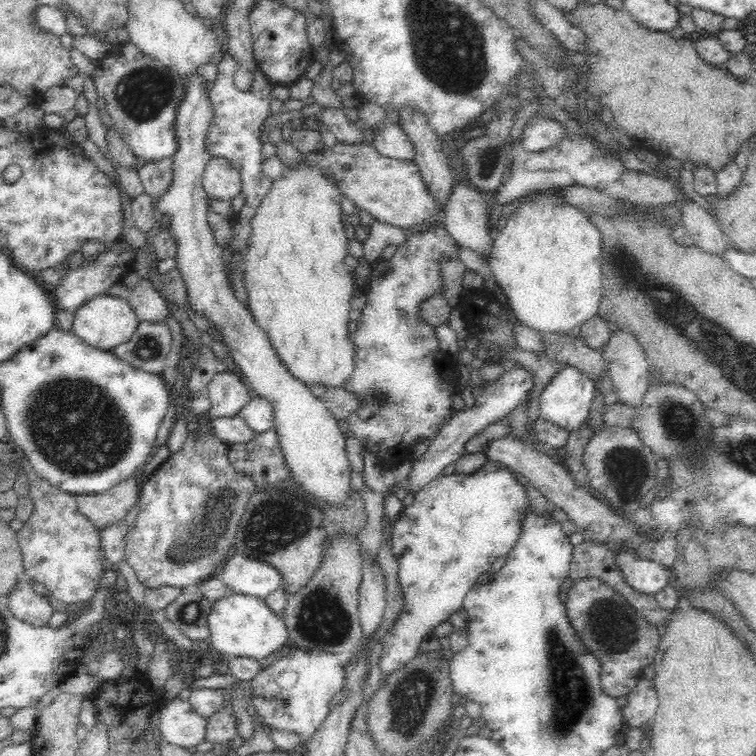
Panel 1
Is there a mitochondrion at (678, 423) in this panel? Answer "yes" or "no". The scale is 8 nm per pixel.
yes

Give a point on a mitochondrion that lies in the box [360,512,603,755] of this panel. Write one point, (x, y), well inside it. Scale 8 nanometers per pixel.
(571, 691)

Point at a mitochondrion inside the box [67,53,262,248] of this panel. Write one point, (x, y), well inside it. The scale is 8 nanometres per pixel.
(142, 93)

